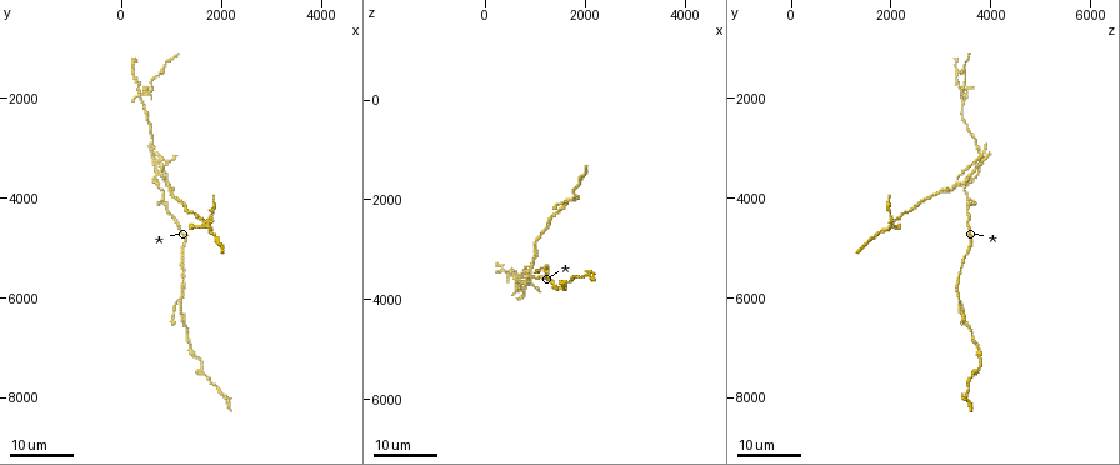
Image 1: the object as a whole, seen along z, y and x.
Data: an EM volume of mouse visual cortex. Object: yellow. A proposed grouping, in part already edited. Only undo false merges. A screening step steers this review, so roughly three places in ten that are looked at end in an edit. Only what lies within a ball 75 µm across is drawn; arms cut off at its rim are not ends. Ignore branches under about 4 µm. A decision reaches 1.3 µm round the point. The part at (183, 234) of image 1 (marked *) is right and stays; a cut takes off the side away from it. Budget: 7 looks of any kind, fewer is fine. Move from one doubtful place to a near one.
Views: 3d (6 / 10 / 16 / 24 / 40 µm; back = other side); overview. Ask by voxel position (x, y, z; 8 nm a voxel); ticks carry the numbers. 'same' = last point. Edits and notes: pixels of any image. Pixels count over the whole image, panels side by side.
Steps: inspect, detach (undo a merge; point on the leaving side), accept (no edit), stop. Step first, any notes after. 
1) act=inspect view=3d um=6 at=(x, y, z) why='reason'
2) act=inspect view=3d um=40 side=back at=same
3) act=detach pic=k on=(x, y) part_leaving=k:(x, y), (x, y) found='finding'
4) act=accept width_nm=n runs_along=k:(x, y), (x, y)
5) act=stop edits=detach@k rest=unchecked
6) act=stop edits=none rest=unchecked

act=inspect view=3d um=24 at=(750, 3300, 3800) why='looks like a crossing'

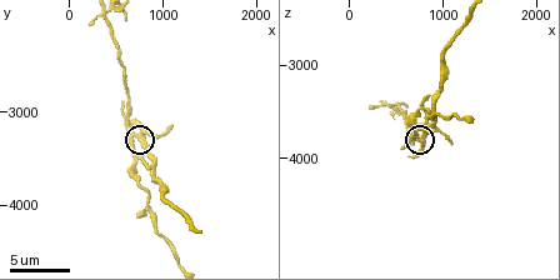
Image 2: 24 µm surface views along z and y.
act=inspect view=3d um=10 at=(750, 3250, 3850)

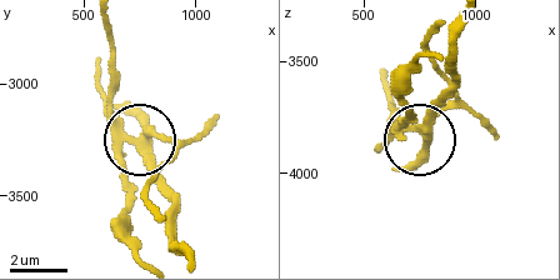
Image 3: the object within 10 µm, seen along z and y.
act=detach pic=3 on=(144, 111) arms=5 found='a second neuron is stuck on'

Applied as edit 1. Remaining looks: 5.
act=inspect view=3d um=10 at=(800, 4000, 3500) why='thin arm on a thick one'

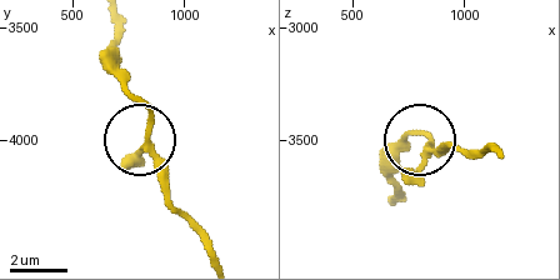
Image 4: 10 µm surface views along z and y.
act=accept arms=3 runs_along=4:(219, 256), (169, 193), (145, 135), (145, 106), (124, 80) found='continuous, no second neuron'

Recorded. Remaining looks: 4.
act=inspect view=3d um=24 at=(1200, 6050, 3350) why='a fork'

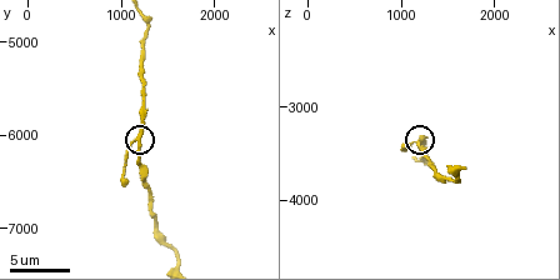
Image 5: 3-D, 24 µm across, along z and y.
act=inspect view=3d um=6 at=same

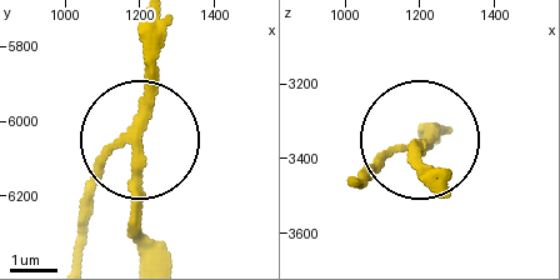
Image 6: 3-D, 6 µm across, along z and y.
act=inspect view=3d um=6 side=back at=same

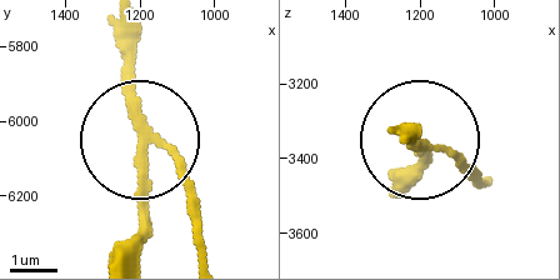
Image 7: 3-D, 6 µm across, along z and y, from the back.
act=accept side_arm_um=5 runs_along=7:(125, 24), (136, 131), (176, 168), (204, 246) found='one neuron here'

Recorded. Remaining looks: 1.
act=stop edits=detach@3 rest=unchecked

